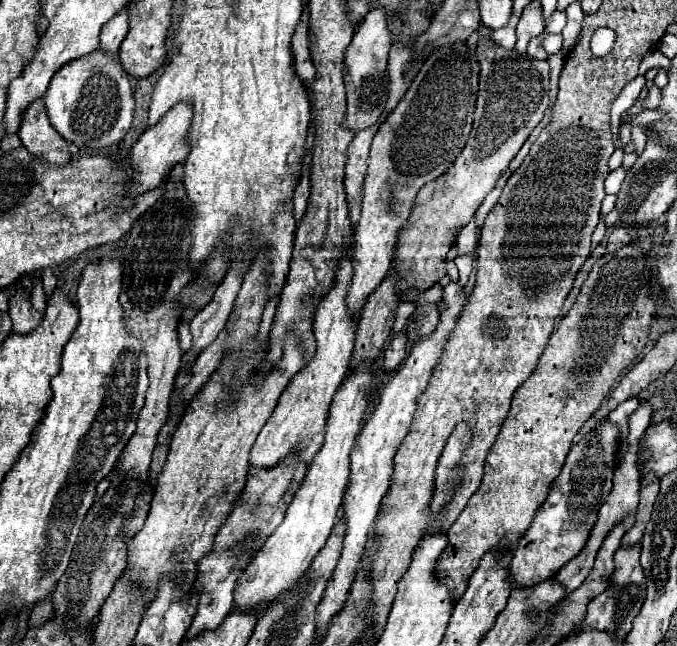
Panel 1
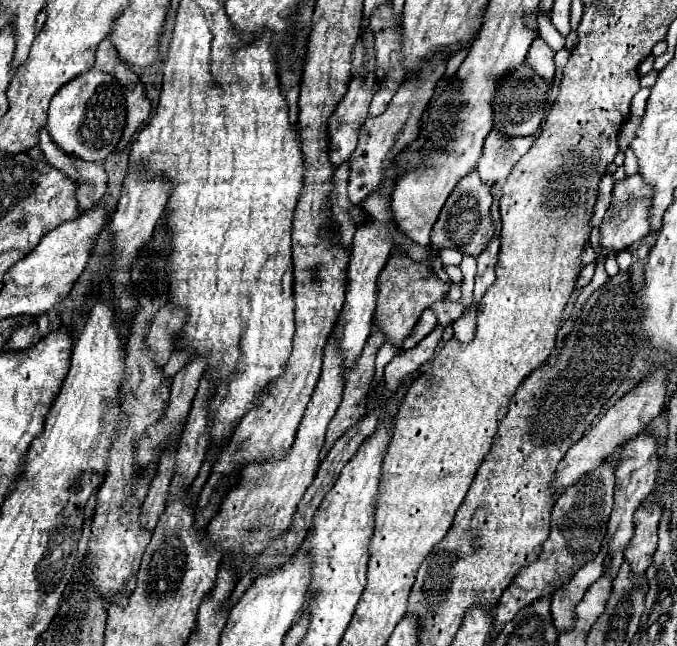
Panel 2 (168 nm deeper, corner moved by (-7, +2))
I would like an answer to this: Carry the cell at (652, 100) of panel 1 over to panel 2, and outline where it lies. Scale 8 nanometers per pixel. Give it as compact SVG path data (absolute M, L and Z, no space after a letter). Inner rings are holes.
M628 120L628 122L624 124L624 128L622 128L622 136L620 136L620 148L622 148L622 150L626 150L628 142L634 140L638 126L640 126L640 120L636 120L636 122L630 122L630 120Z

